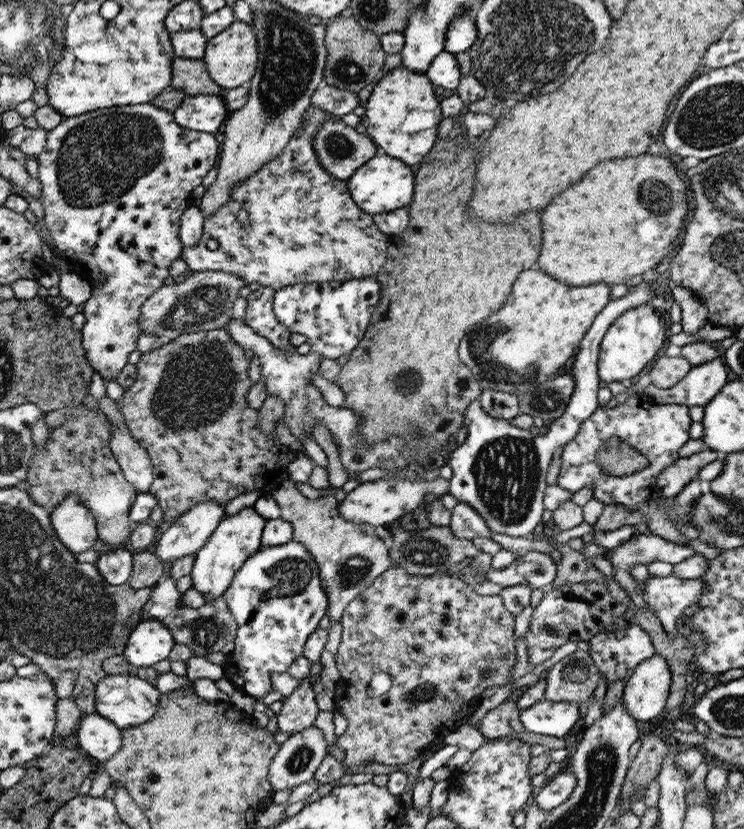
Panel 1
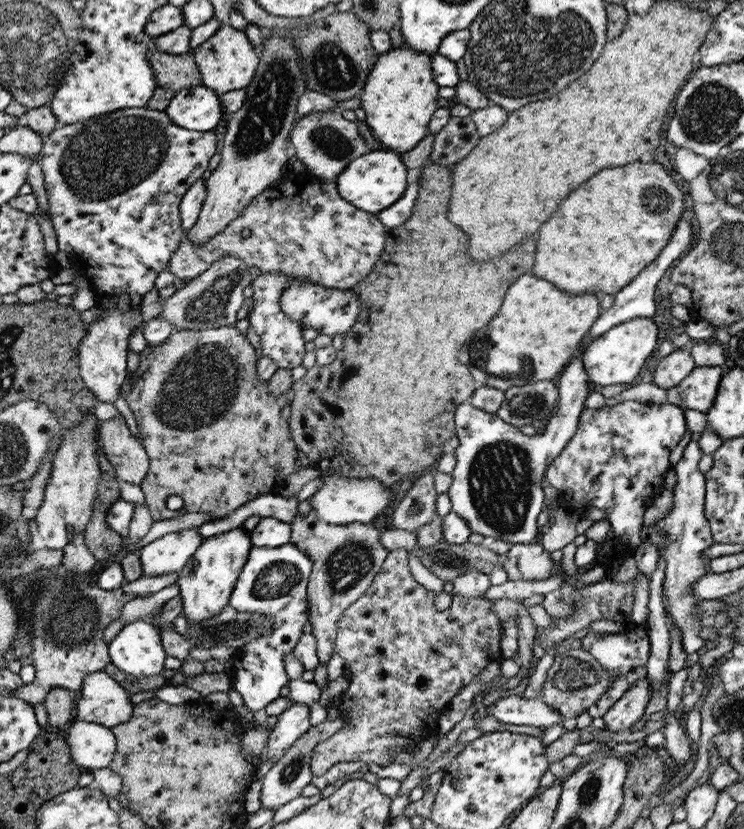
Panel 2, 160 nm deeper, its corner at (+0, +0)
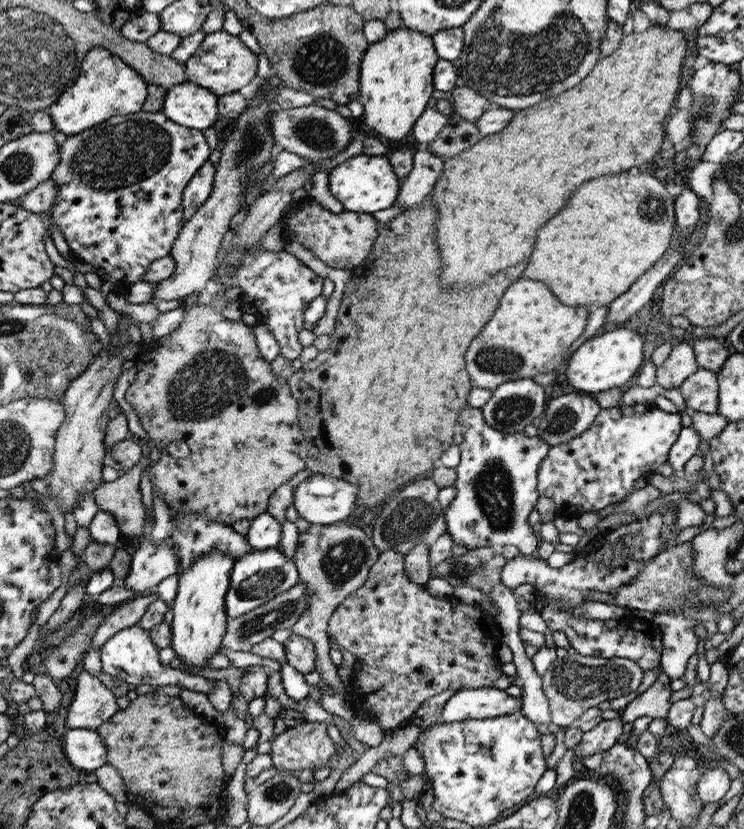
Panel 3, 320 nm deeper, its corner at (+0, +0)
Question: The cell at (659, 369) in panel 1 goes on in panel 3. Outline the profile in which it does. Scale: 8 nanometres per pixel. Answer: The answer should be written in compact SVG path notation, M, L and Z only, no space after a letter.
M679 343L657 367L656 380L664 388L676 389L699 369L693 346Z

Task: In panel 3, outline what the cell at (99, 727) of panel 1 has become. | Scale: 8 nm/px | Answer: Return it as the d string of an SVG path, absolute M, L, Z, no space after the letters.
M70 728L64 740L70 764L76 768L93 772L104 763L108 763L108 748L95 729Z

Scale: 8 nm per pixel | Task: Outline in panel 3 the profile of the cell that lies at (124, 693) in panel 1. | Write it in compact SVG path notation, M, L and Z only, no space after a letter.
M81 670L76 676L76 690L68 708L69 728L98 728L112 718L119 708L117 697L97 677Z

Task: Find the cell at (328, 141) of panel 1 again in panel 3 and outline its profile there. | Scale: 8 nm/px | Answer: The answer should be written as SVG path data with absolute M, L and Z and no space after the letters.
M311 104L301 107L280 109L270 118L270 129L275 144L284 150L298 154L310 163L319 163L342 152L352 140L352 128L346 118L336 110Z

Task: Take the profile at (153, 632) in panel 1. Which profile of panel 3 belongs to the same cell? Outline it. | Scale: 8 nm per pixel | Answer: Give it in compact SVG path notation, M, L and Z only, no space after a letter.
M137 624L117 632L100 649L102 671L130 684L132 687L138 685L181 686L182 690L189 689L194 690L194 692L204 692L206 695L212 694L213 688L210 680L202 676L188 674L181 669L175 670L164 664L160 659L159 648L153 643L149 632Z

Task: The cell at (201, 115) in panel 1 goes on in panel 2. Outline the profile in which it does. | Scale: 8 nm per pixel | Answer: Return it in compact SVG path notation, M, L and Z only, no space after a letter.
M192 86L177 92L165 112L181 128L208 132L213 131L222 118L220 102L213 89Z

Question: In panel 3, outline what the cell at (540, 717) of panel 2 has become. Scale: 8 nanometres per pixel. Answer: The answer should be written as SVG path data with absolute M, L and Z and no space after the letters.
M494 687L462 689L454 693L438 718L440 724L506 716L523 706L521 697L512 697Z

